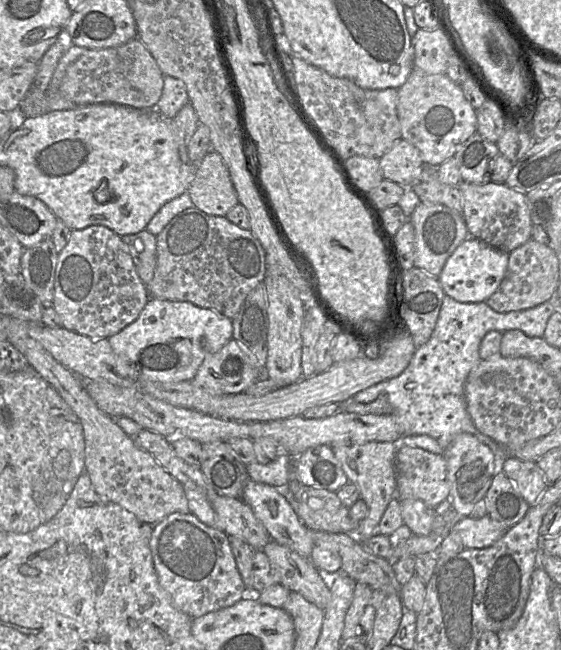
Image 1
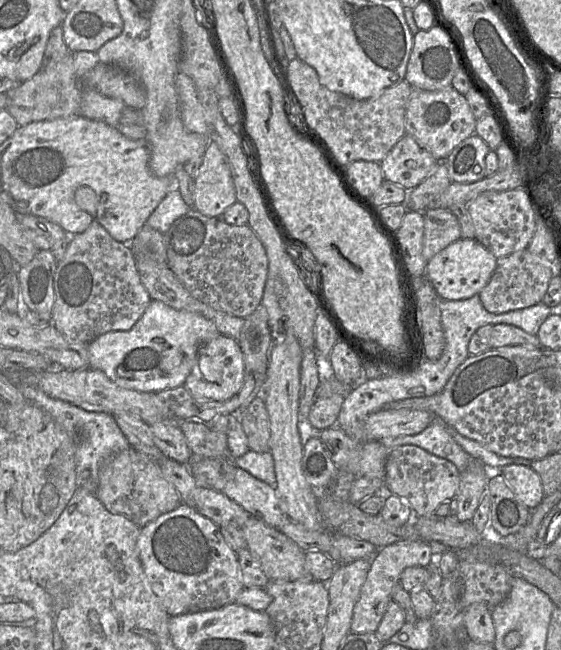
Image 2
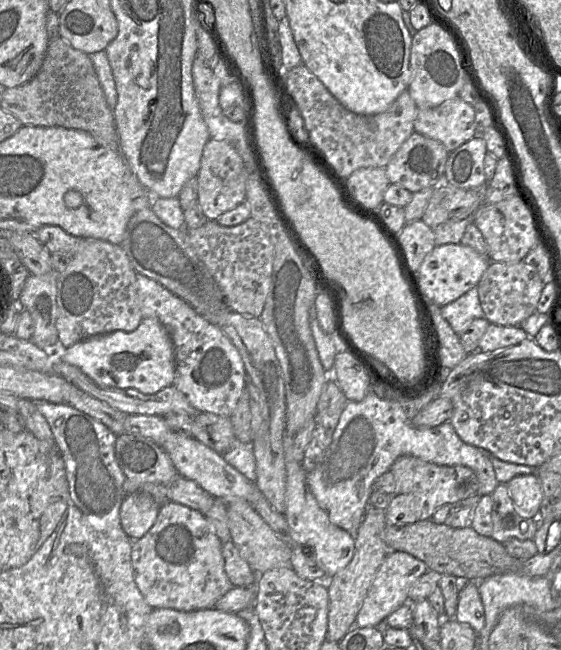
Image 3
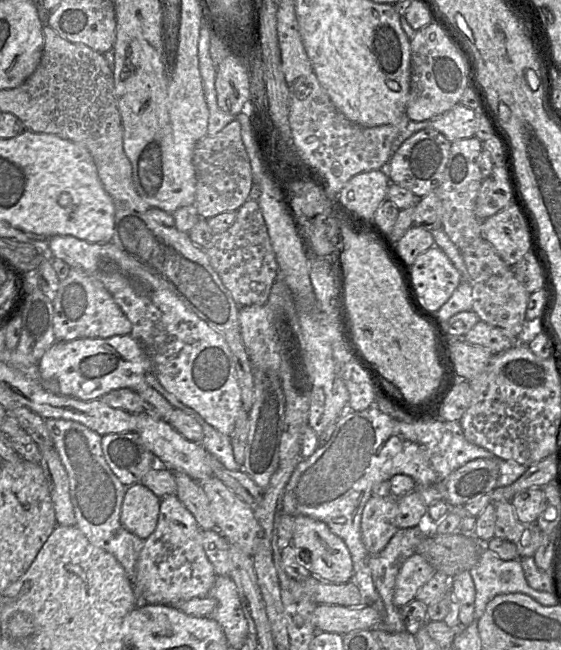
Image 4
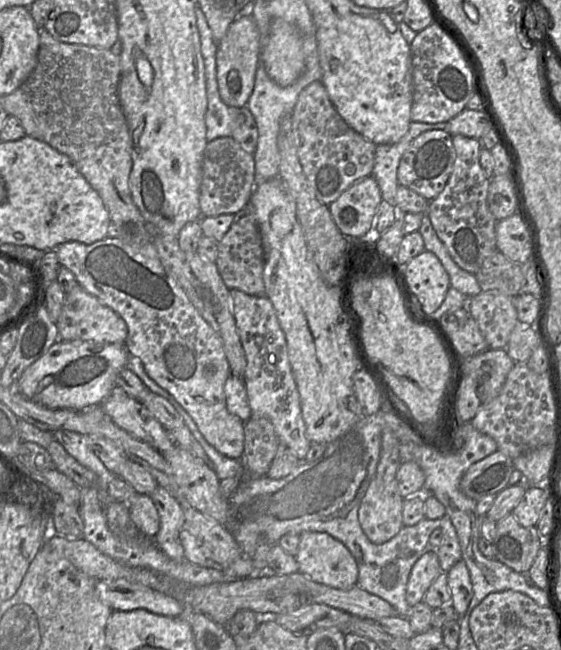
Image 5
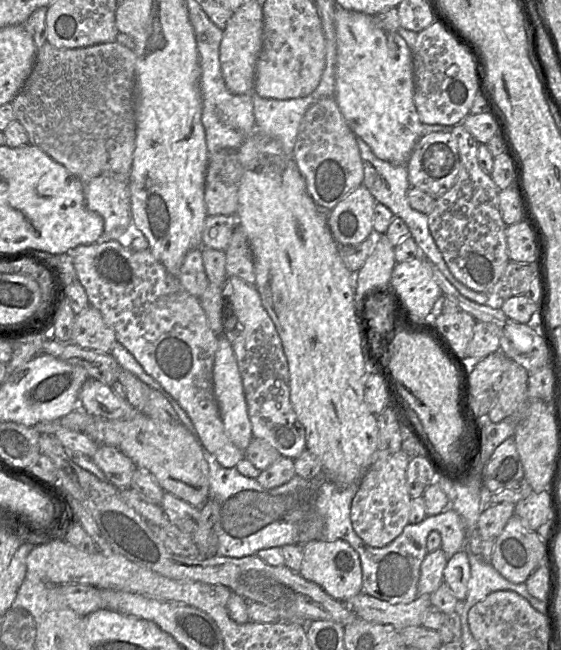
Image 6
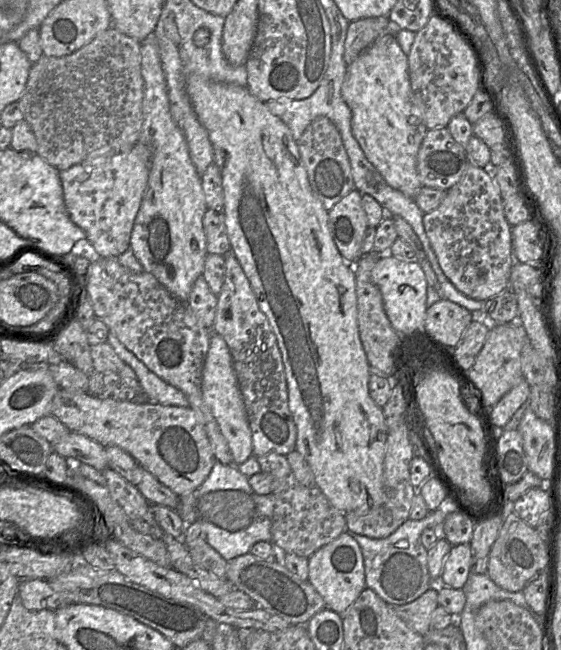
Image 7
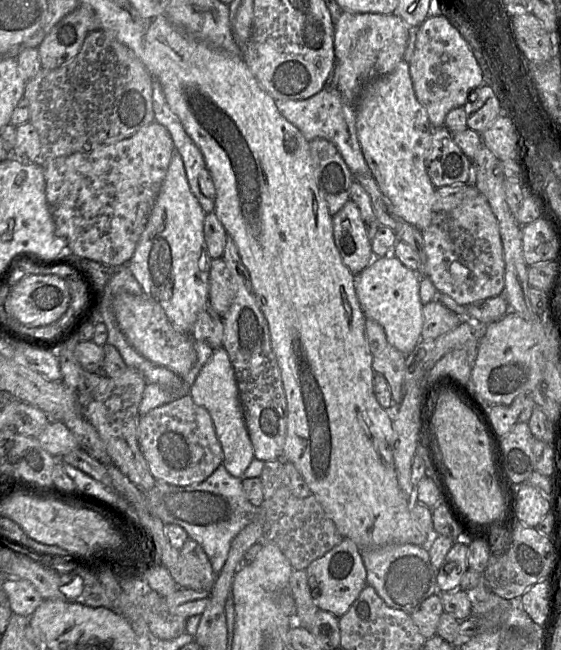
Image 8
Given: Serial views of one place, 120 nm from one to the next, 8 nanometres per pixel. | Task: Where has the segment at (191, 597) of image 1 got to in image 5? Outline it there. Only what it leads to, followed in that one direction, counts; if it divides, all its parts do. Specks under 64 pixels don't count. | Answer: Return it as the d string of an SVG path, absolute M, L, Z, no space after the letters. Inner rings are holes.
M160 485L150 494L150 497L160 518L160 528L154 536L154 542L170 559L186 560L179 538L185 522L182 506L172 494Z

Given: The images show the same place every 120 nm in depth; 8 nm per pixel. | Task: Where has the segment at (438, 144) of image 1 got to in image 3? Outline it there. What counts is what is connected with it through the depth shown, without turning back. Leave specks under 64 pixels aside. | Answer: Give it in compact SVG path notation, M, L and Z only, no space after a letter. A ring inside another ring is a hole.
M458 96L434 108L417 108L413 126L415 132L440 142L448 152L476 136L474 108Z

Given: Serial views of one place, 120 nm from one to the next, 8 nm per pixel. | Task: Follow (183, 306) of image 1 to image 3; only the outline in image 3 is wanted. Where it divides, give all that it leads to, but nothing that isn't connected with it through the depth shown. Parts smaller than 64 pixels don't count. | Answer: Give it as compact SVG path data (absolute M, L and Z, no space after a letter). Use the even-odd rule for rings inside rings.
M143 318L139 326L130 332L117 330L81 340L69 348L61 348L61 359L78 367L102 387L134 388L144 394L155 394L173 385L175 379L174 347L167 329L156 318Z

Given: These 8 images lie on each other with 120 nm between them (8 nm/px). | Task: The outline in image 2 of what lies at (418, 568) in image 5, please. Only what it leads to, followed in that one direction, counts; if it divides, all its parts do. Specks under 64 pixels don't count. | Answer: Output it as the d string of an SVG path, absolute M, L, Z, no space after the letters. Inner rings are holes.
M424 540L399 541L379 548L371 560L370 569L353 610L350 632L354 634L375 633L392 601L392 589L397 583L400 583L401 573L407 567L426 567L431 561L431 547Z

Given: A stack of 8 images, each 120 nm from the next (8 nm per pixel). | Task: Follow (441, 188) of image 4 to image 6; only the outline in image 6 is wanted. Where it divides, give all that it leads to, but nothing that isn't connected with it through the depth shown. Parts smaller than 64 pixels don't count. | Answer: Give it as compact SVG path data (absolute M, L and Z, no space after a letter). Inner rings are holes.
M462 124L453 126L451 134L458 148L459 173L453 187L436 199L434 209L427 215L429 230L453 276L474 291L491 293L509 262L506 225L499 209L499 189L490 174L484 172L479 166L477 150L480 143Z

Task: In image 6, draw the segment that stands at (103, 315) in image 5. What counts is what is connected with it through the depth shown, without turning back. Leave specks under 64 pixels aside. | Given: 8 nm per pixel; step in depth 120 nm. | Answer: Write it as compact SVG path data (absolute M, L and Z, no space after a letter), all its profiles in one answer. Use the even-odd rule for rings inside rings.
M90 306L76 315L71 341L82 348L110 352L117 340L114 329L104 320L101 312Z

